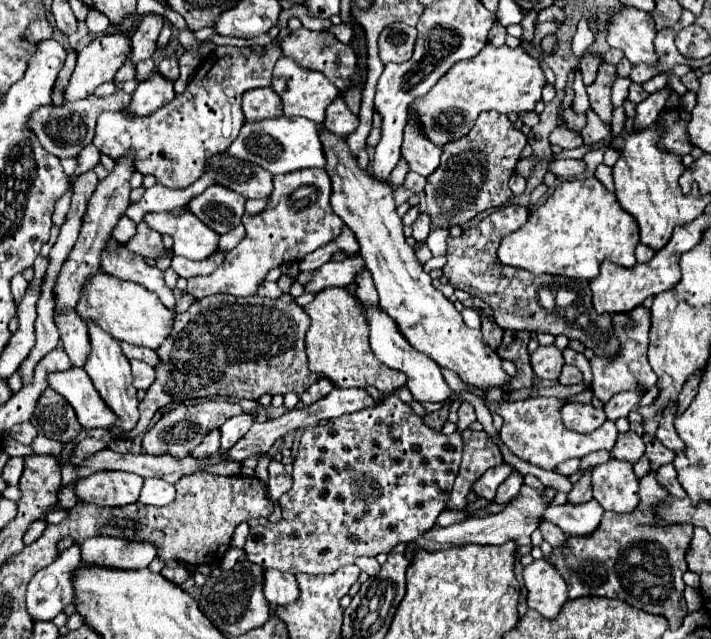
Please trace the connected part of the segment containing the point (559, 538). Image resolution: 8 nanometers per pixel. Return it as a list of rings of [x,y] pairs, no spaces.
[[[541,520],[539,530],[543,534],[543,540],[549,542],[551,546],[565,546],[565,534],[561,532],[561,528],[557,528],[557,524],[549,522],[549,520]]]

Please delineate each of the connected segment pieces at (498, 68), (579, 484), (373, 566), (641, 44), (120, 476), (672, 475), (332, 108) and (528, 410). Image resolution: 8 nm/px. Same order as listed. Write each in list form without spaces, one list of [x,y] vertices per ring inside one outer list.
[[[487,44],[473,60],[453,64],[449,72],[425,96],[413,100],[409,114],[417,116],[423,134],[435,146],[445,146],[447,142],[467,136],[475,124],[475,118],[485,110],[497,110],[501,114],[521,114],[533,110],[541,100],[543,86],[545,76],[539,68],[539,62],[527,56],[521,46],[495,48]]]
[[[585,470],[583,476],[573,484],[571,492],[567,494],[569,502],[585,502],[591,500],[591,470]]]
[[[357,558],[355,564],[359,566],[361,572],[367,572],[369,576],[375,576],[379,572],[379,568],[381,568],[381,564],[377,562],[377,558]]]
[[[633,6],[617,8],[607,22],[607,44],[625,52],[631,64],[653,64],[653,18]]]
[[[95,472],[75,482],[75,496],[79,502],[97,506],[127,506],[133,504],[141,492],[143,478],[129,472]]]
[[[665,464],[655,472],[655,478],[659,482],[659,486],[663,486],[669,494],[673,496],[685,496],[685,490],[681,488],[681,484],[677,484],[677,472],[673,468],[673,464]]]
[[[337,96],[337,100],[333,100],[333,102],[327,106],[323,126],[325,126],[327,130],[331,130],[333,134],[349,136],[349,134],[359,126],[359,118],[357,118],[355,114],[351,114],[349,108],[347,108],[347,104],[343,102],[343,98]]]
[[[441,368],[441,372],[443,372],[445,382],[449,384],[449,388],[455,394],[461,394],[461,392],[479,394],[483,398],[485,406],[489,408],[489,412],[499,414],[503,418],[503,428],[499,430],[499,436],[509,446],[509,450],[515,456],[519,456],[519,458],[523,458],[523,460],[527,460],[527,462],[531,462],[539,468],[553,470],[559,462],[565,462],[569,458],[581,458],[581,456],[585,456],[585,454],[589,454],[597,448],[613,448],[613,444],[617,440],[617,428],[615,428],[615,422],[611,422],[611,420],[607,420],[607,424],[601,424],[591,434],[577,434],[577,432],[567,430],[563,426],[563,420],[561,420],[561,404],[565,404],[565,402],[559,400],[559,398],[537,396],[537,398],[525,398],[525,400],[515,400],[515,402],[507,402],[507,400],[487,402],[483,390],[465,384],[457,374],[453,374],[447,368]]]

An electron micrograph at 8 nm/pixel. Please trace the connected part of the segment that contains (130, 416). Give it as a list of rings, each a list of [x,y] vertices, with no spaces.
[[[89,324],[89,336],[91,336],[91,346],[93,352],[85,364],[85,372],[89,374],[93,386],[97,388],[99,396],[103,402],[111,408],[111,412],[117,416],[117,420],[109,426],[109,432],[113,438],[125,438],[137,424],[139,420],[139,400],[137,400],[137,390],[131,386],[131,364],[123,356],[119,342],[113,340],[105,330],[97,328],[95,324]]]

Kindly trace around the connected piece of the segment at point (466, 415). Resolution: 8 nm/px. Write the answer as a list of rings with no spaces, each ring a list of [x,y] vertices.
[[[461,402],[459,406],[459,424],[457,424],[457,431],[462,432],[467,429],[467,426],[475,422],[475,410],[469,402]]]

